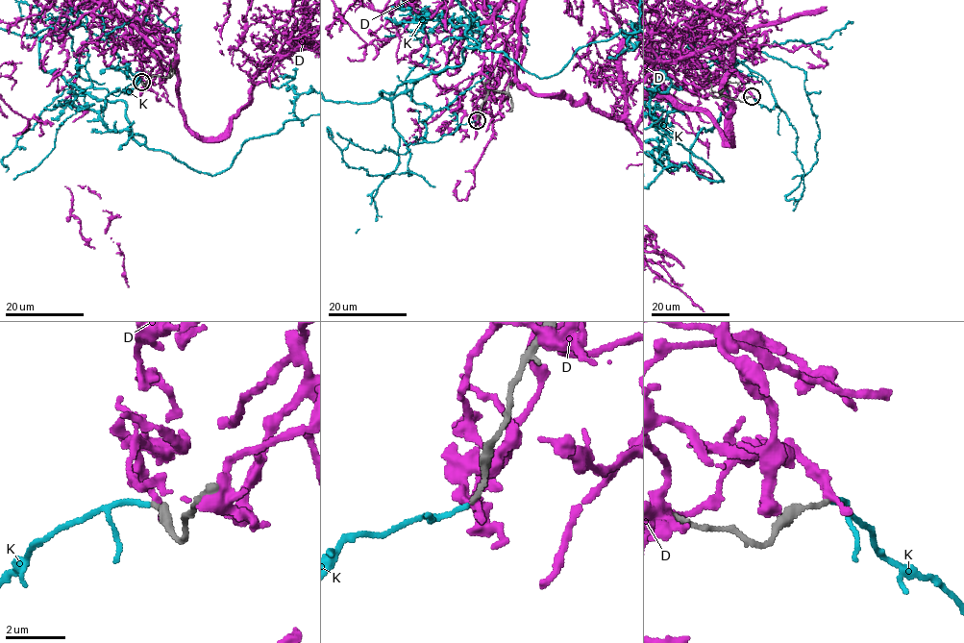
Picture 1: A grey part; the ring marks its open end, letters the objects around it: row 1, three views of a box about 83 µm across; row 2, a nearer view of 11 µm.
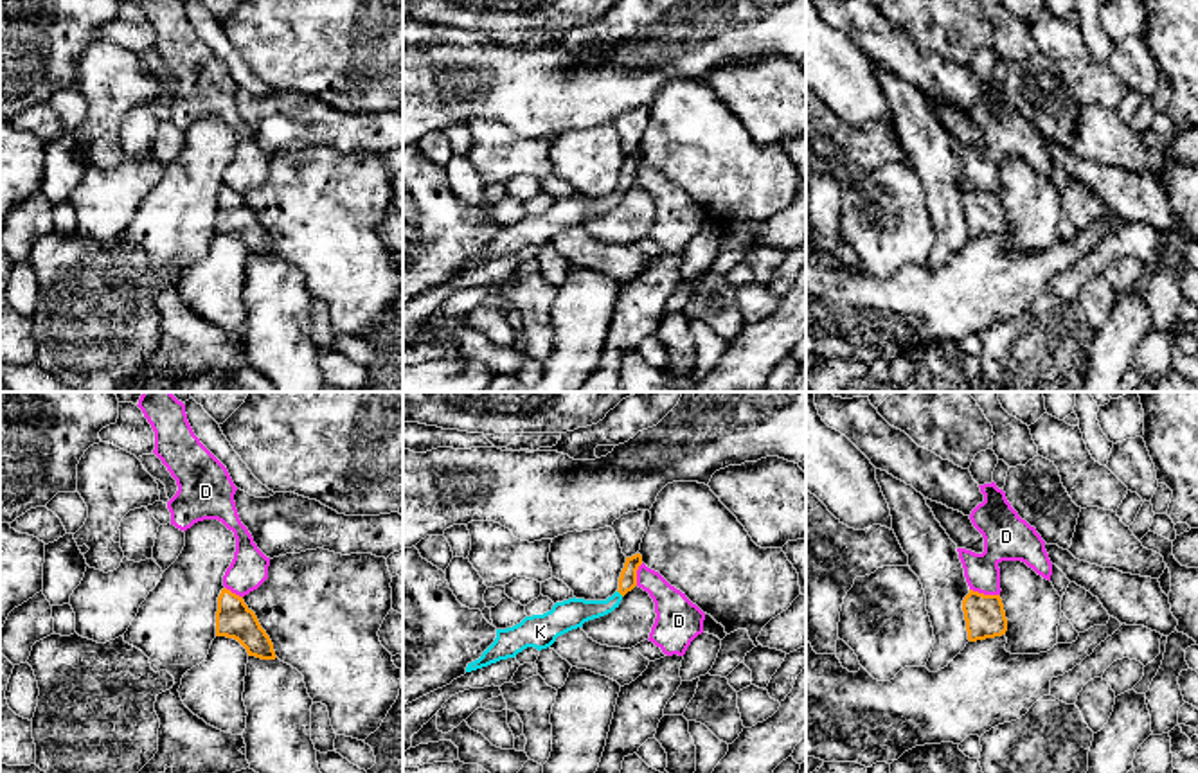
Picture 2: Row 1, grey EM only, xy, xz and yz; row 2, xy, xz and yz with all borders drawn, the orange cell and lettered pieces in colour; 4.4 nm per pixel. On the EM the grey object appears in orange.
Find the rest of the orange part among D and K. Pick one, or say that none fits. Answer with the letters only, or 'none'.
K

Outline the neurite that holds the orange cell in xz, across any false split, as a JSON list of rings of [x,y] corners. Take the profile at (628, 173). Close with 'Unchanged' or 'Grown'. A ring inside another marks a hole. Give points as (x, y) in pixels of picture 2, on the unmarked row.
[[[642,153],[626,155],[619,174],[619,187],[606,198],[568,196],[556,200],[550,209],[543,212],[525,214],[520,221],[496,227],[495,239],[482,250],[482,253],[468,261],[466,270],[487,264],[500,257],[514,255],[527,244],[538,248],[550,244],[558,234],[583,225],[585,219],[604,214],[619,205],[622,194],[637,183],[637,167],[642,162]]]. Grown

